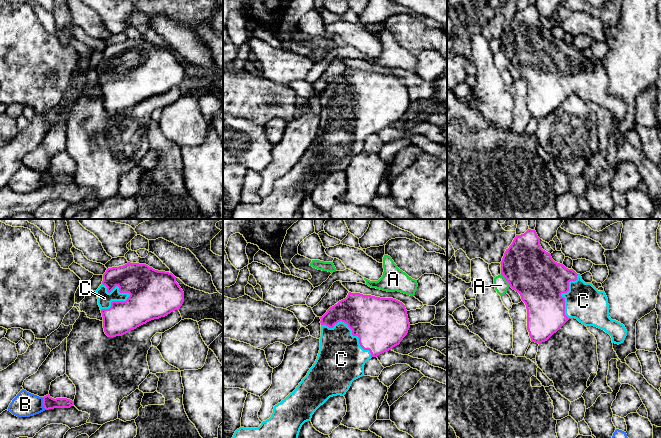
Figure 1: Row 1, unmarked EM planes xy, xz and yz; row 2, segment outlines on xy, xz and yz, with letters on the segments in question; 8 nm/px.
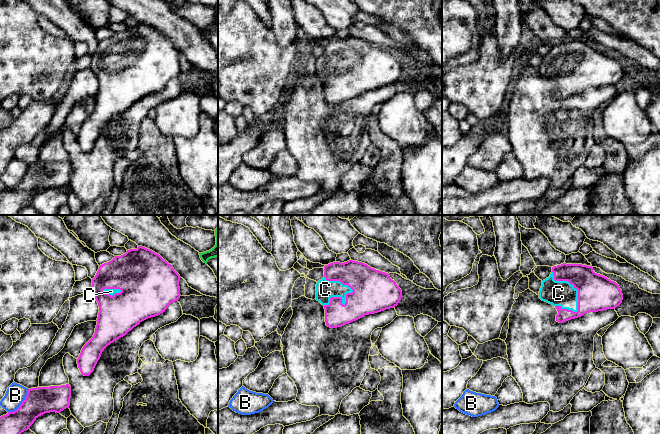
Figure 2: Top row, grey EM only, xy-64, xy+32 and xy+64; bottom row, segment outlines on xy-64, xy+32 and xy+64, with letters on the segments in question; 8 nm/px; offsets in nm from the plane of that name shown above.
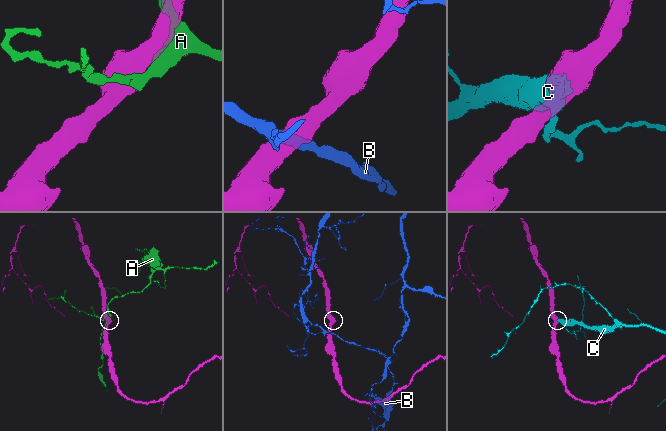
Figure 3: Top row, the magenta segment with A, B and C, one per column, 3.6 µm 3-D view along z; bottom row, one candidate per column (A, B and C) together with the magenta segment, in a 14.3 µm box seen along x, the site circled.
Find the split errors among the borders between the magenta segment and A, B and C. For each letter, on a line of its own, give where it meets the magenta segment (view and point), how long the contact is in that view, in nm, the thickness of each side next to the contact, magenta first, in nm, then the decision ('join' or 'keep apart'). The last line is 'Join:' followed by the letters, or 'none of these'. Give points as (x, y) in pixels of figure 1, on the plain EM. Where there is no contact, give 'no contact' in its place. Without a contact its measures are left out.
A: yz (506, 56) | 130 nm | 400/110 nm | keep apart
B: xy (43, 179) | 110 nm | 100/200 nm | keep apart
C: xy (114, 77) | 260 nm | 280/110 nm | join
Join: C

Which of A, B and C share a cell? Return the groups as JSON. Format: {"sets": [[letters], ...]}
{"sets": [["A"], ["B"], ["C"]]}

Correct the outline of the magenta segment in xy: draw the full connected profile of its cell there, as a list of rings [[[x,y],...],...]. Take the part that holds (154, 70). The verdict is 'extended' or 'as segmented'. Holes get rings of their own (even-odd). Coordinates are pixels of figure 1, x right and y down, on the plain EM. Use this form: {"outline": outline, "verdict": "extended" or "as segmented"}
{"outline": [[[130,38],[108,44],[96,71],[103,93],[104,108],[108,113],[122,112],[151,96],[165,93],[179,86],[184,78],[184,68],[172,49]]], "verdict": "extended"}

